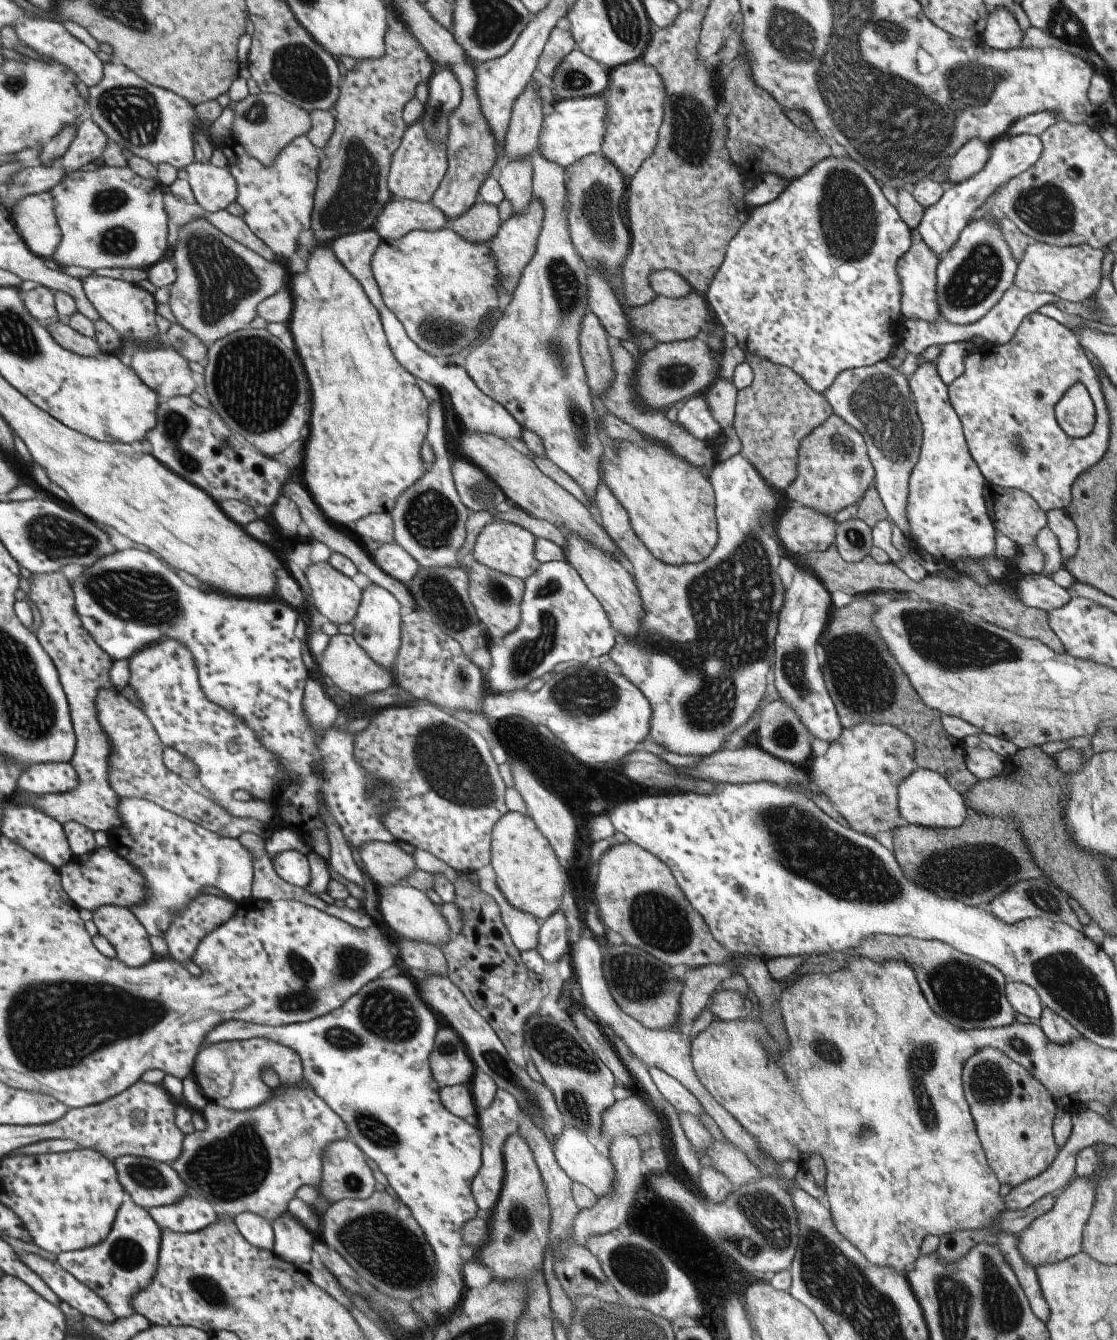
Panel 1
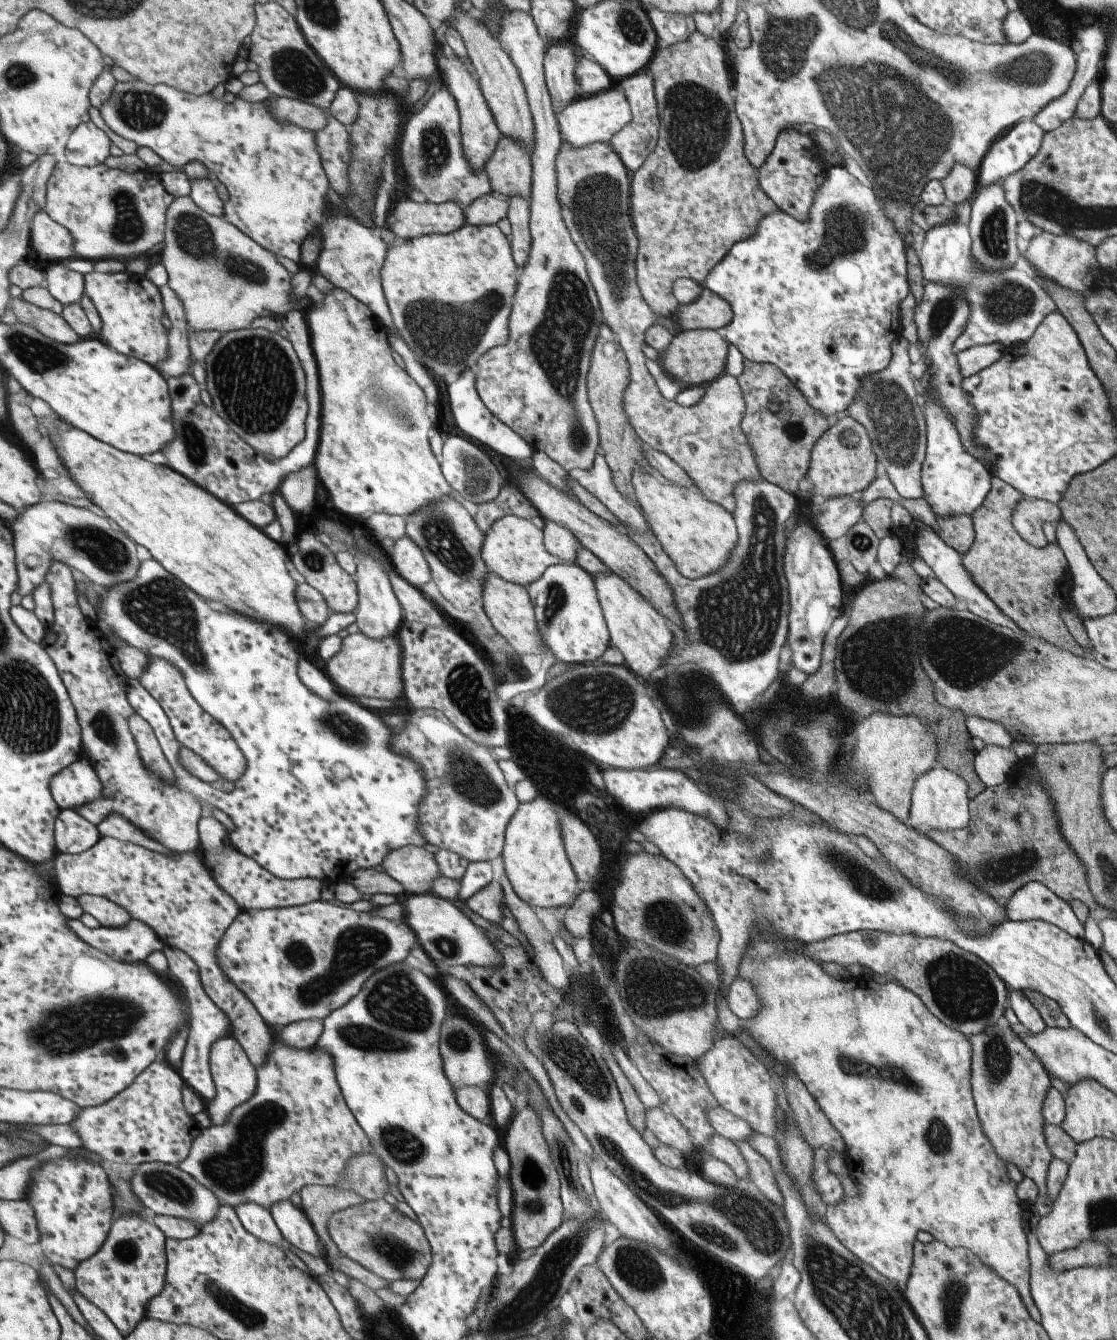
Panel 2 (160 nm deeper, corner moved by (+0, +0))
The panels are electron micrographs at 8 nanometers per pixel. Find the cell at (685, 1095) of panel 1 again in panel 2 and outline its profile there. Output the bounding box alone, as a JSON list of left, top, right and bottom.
[706,1107,754,1141]

